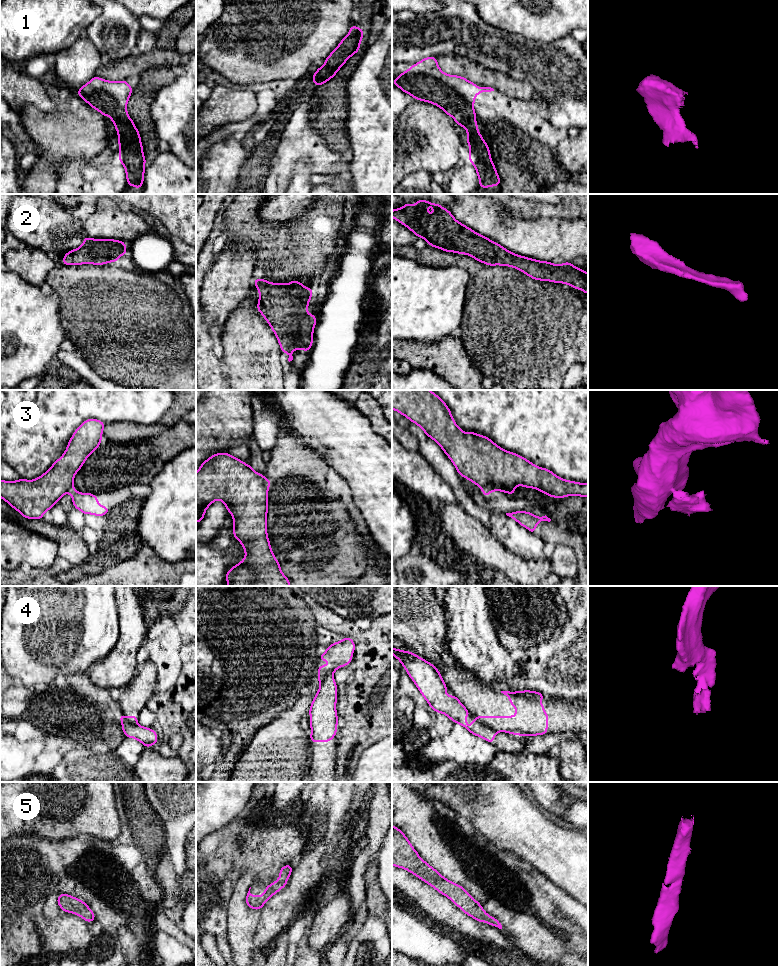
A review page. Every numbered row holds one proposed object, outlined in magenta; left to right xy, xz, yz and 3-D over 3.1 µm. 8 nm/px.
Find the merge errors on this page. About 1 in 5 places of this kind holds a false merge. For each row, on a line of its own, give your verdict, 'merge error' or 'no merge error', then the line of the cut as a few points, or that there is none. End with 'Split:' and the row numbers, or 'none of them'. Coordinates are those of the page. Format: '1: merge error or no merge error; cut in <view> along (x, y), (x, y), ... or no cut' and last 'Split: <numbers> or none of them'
1: no merge error; no cut
2: no merge error; no cut
3: merge error; cut in xy along (72, 487), (69, 492)
4: merge error; cut in yz along (476, 717), (496, 731)
5: no merge error; no cut
Split: 3, 4

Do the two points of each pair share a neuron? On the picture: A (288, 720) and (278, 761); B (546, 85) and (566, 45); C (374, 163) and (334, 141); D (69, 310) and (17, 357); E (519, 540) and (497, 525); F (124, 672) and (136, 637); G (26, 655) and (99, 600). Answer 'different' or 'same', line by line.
A: same
B: same
C: different
D: different
E: same
F: same
G: same

